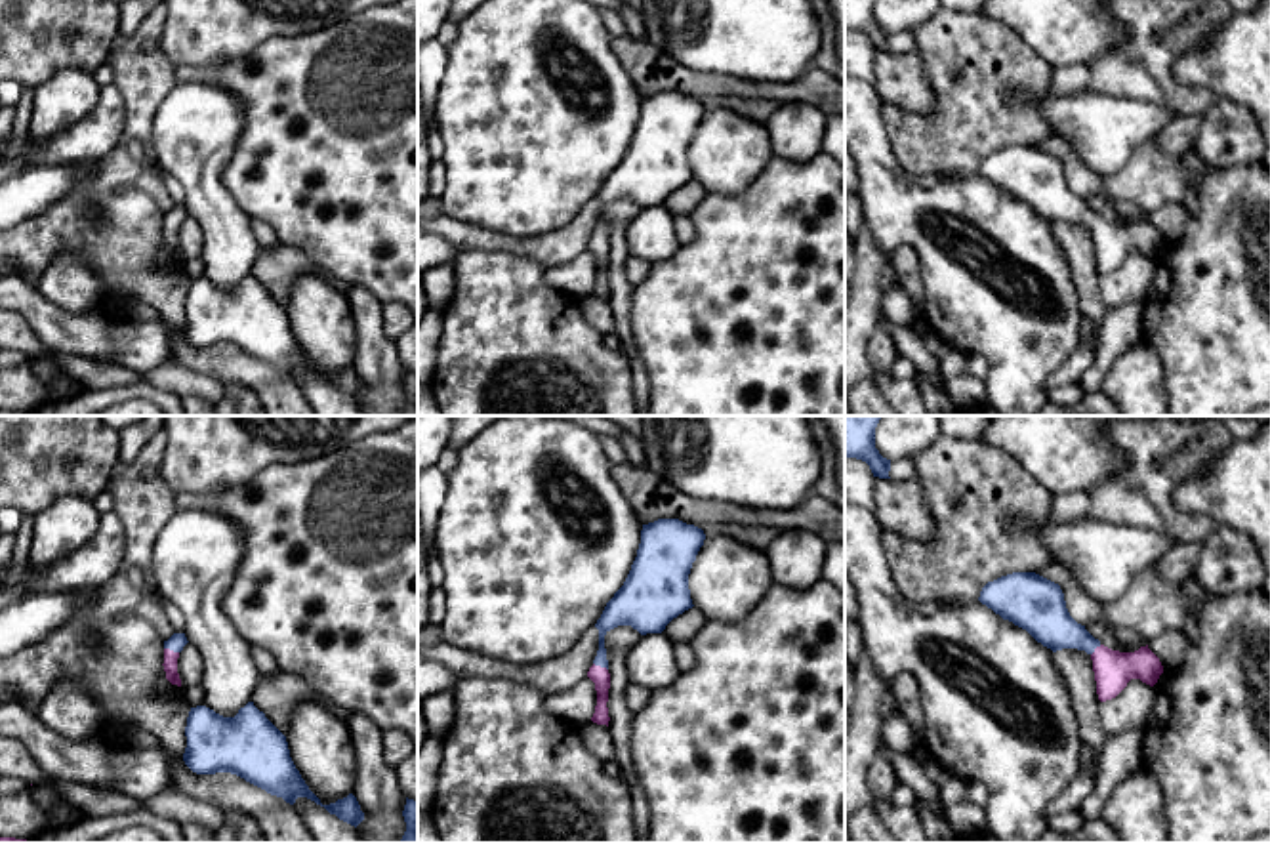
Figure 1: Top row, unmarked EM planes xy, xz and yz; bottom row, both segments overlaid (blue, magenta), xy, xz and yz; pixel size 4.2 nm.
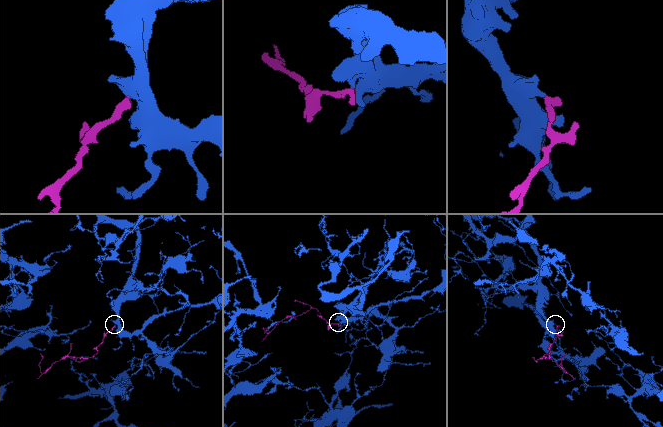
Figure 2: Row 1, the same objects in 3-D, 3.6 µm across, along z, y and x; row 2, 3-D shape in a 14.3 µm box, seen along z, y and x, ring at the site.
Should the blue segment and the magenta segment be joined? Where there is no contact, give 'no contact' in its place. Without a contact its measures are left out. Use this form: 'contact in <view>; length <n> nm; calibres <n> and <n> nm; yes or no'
contact in xy; length 70 nm; calibres 70 and 60 nm; yes

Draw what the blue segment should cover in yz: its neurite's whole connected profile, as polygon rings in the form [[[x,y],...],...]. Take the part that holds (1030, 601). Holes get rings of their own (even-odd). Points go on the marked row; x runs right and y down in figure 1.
[[[1013,572],[988,582],[978,601],[1053,652],[1085,650],[1093,660],[1100,702],[1116,698],[1131,679],[1154,687],[1163,673],[1159,658],[1148,645],[1135,652],[1104,647],[1070,616],[1060,586],[1035,572]]]

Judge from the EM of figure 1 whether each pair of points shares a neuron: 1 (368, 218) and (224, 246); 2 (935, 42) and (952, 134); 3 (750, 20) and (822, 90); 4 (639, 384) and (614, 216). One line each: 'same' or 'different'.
1: different
2: same
3: different
4: same

